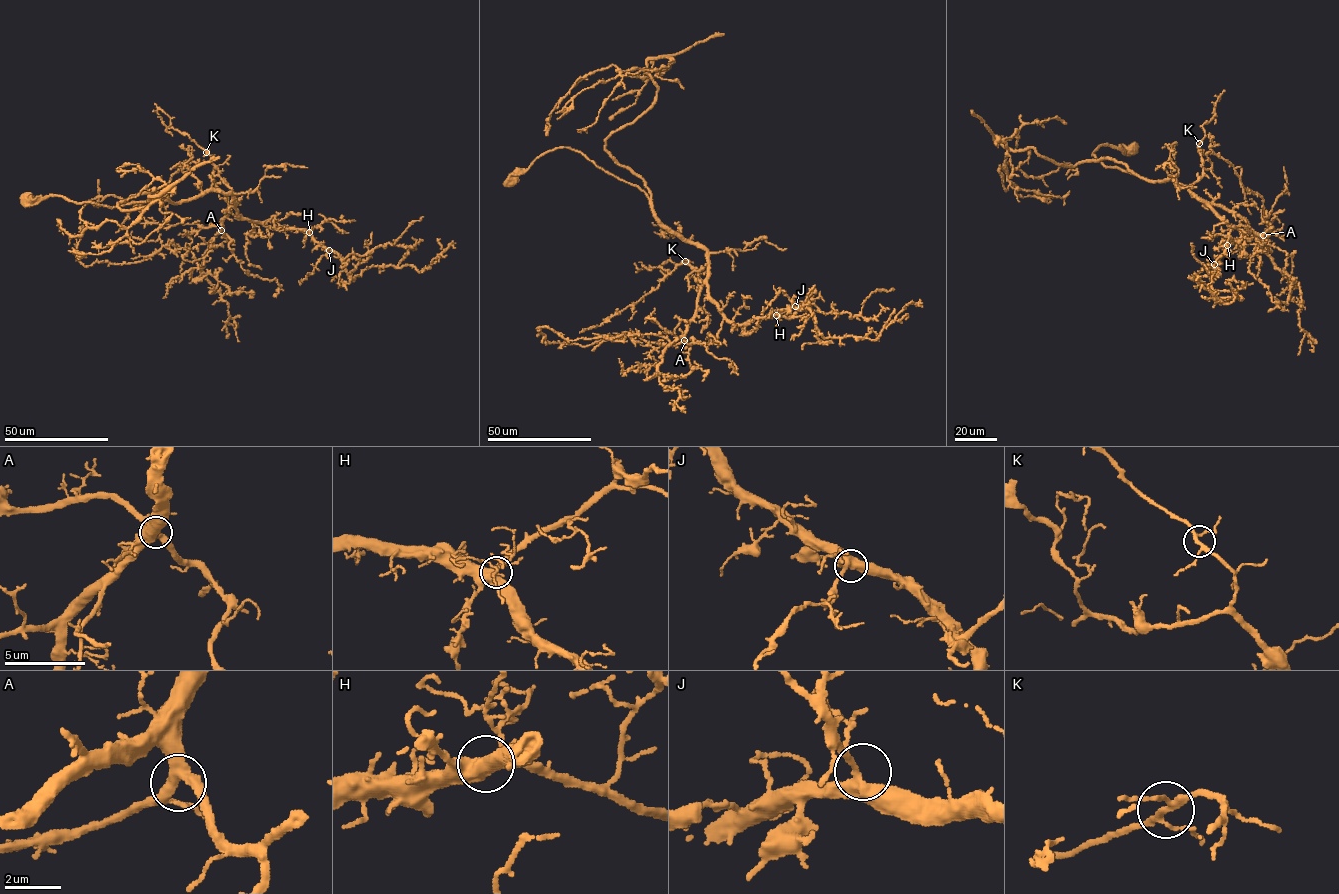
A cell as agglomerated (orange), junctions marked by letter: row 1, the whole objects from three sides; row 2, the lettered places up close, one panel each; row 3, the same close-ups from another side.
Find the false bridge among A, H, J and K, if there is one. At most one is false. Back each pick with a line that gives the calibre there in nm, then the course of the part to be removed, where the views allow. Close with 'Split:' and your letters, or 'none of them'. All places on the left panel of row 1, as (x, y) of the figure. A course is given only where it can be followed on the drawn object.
K: 220 nm | (206, 152), (187, 134), (173, 129), (170, 118), (160, 109), (153, 111)
Split: K

